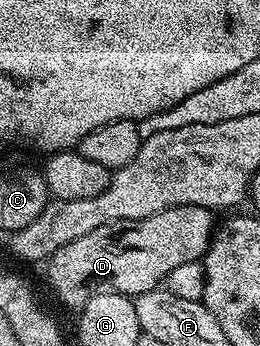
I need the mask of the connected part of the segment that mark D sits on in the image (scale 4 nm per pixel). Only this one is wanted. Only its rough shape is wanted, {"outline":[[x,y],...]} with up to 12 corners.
{"outline":[[172,207],[91,229],[48,260],[65,307],[136,297],[196,263],[214,212]]}

